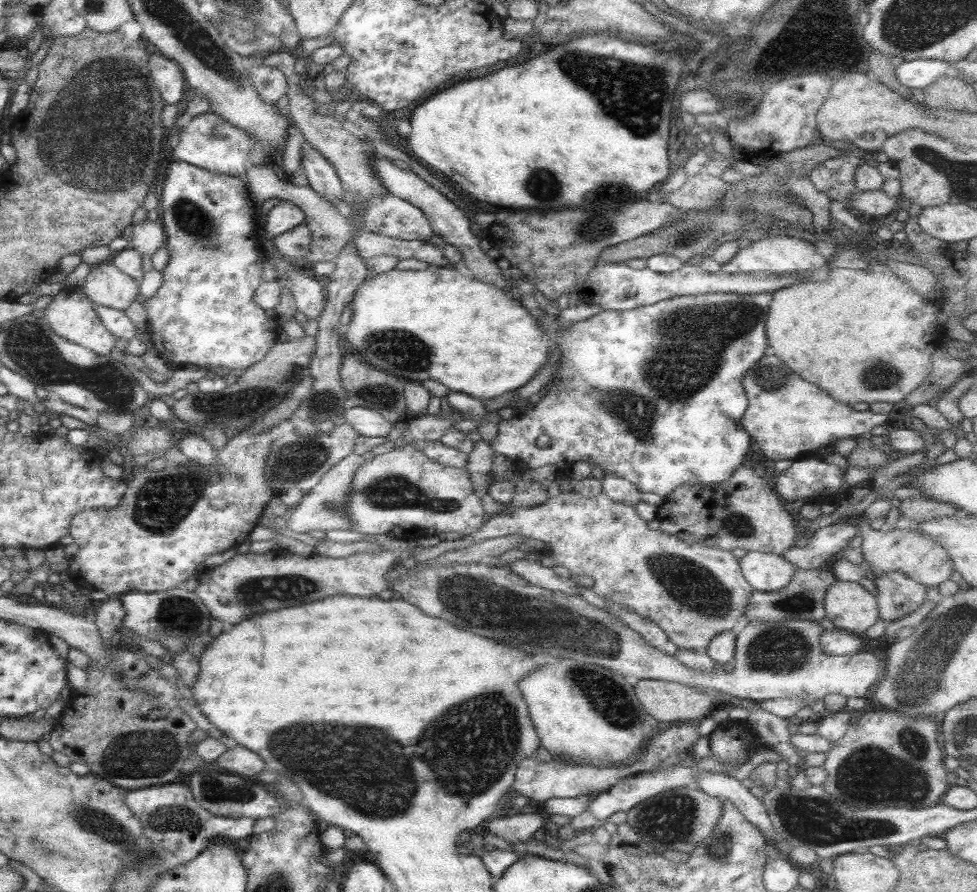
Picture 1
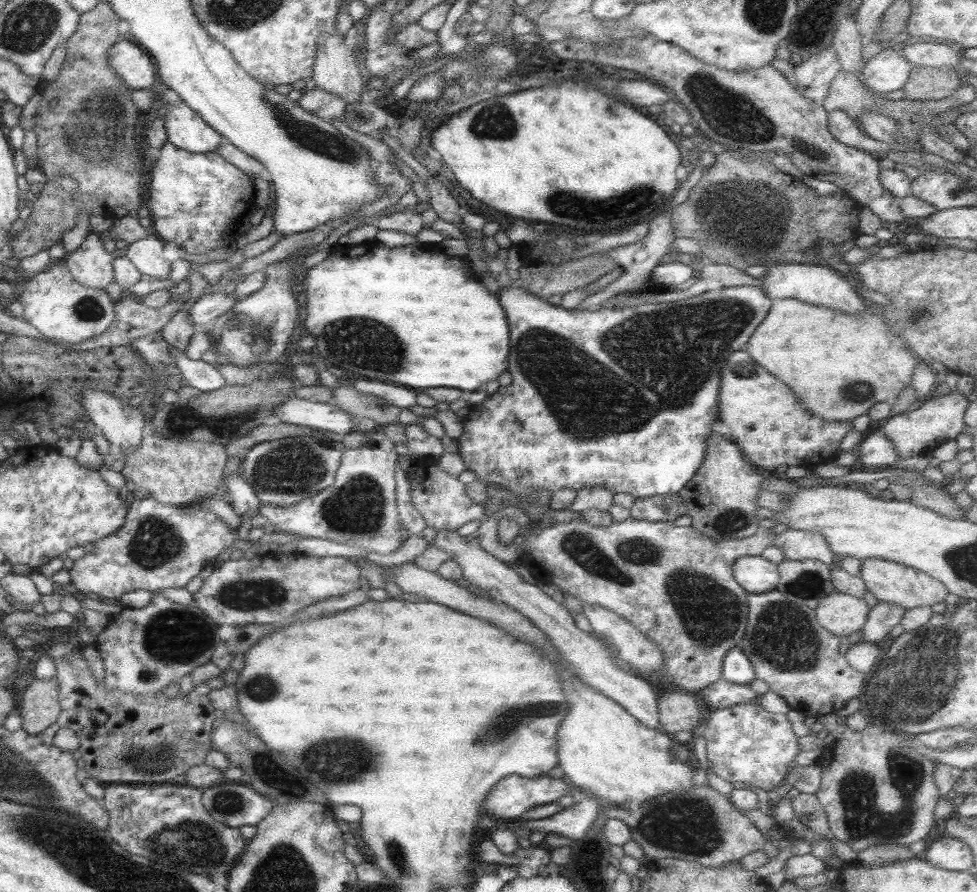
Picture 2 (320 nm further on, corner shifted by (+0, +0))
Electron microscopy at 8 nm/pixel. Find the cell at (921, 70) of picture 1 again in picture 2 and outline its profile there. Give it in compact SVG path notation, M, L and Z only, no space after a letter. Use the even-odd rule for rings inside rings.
M887 47L864 62L861 79L867 91L875 95L885 95L904 88L909 72L911 66L898 53L896 47Z

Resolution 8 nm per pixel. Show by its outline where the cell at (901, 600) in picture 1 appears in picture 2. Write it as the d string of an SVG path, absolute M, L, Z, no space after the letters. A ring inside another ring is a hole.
M877 603L868 608L865 624L861 626L861 641L876 643L881 638L888 635L891 628L901 622L903 610L895 604Z

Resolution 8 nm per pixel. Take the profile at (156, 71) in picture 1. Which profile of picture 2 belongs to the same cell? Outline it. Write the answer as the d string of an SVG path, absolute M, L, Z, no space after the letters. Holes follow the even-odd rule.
M127 36L107 50L109 69L131 90L145 90L153 84L157 72L149 55Z

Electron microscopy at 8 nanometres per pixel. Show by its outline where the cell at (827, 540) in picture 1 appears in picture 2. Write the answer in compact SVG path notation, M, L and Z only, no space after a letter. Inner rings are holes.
M785 529L773 539L772 545L781 551L784 560L817 560L827 566L833 564L833 554L826 540L816 532Z

